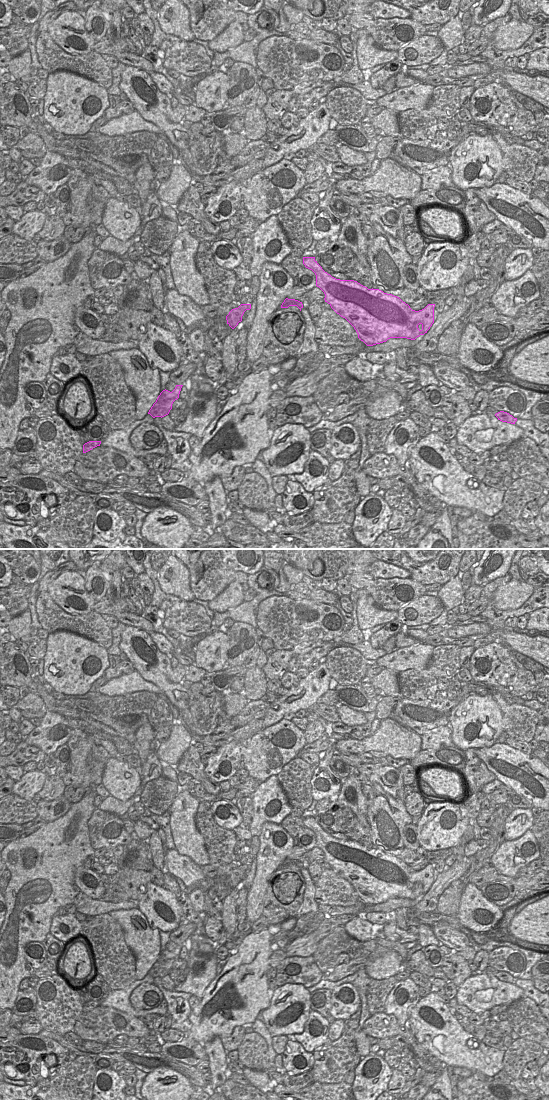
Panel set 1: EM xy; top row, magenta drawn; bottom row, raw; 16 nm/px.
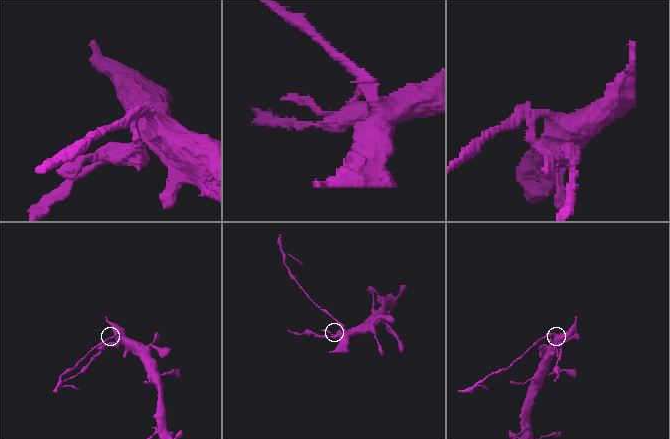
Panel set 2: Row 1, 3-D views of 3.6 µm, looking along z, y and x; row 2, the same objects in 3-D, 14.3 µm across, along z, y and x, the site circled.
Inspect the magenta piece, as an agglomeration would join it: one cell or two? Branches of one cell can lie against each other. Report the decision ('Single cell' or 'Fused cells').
Fused cells

